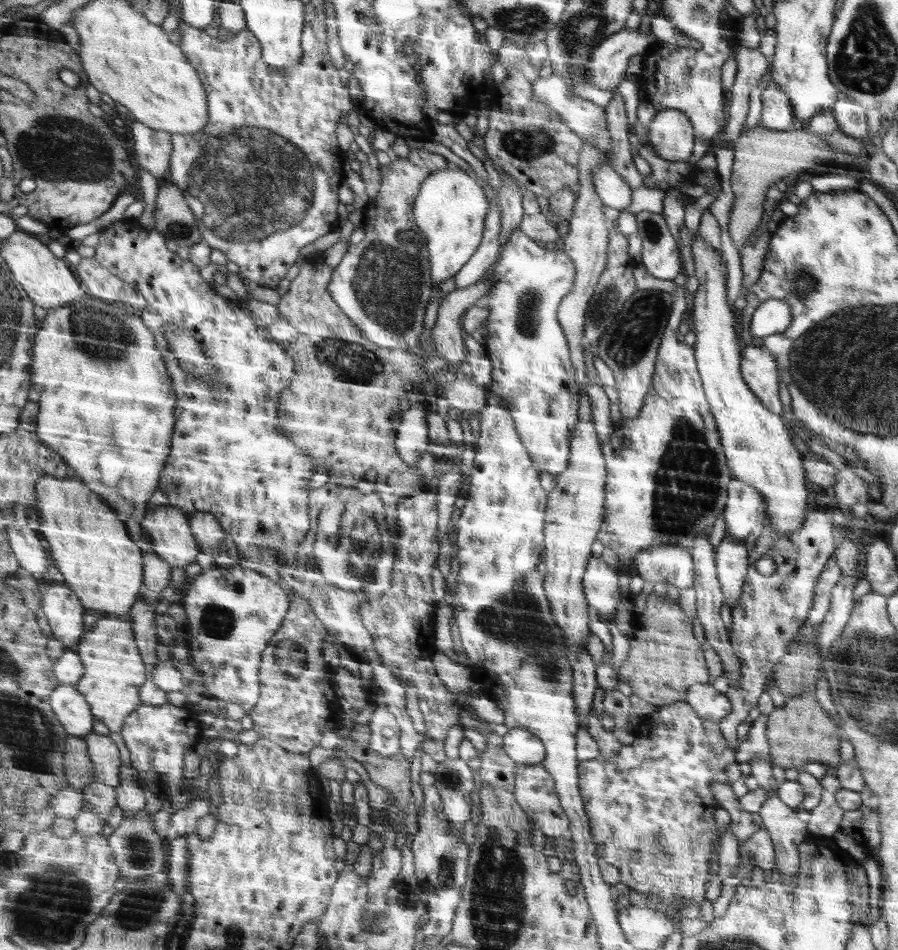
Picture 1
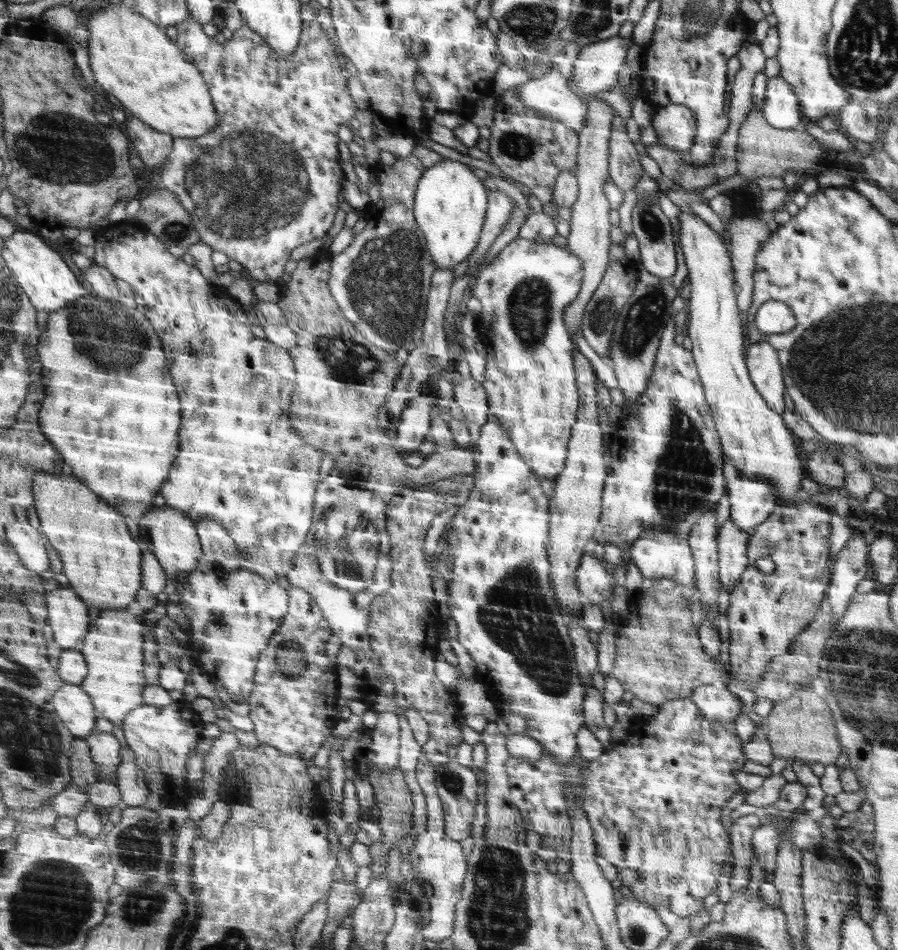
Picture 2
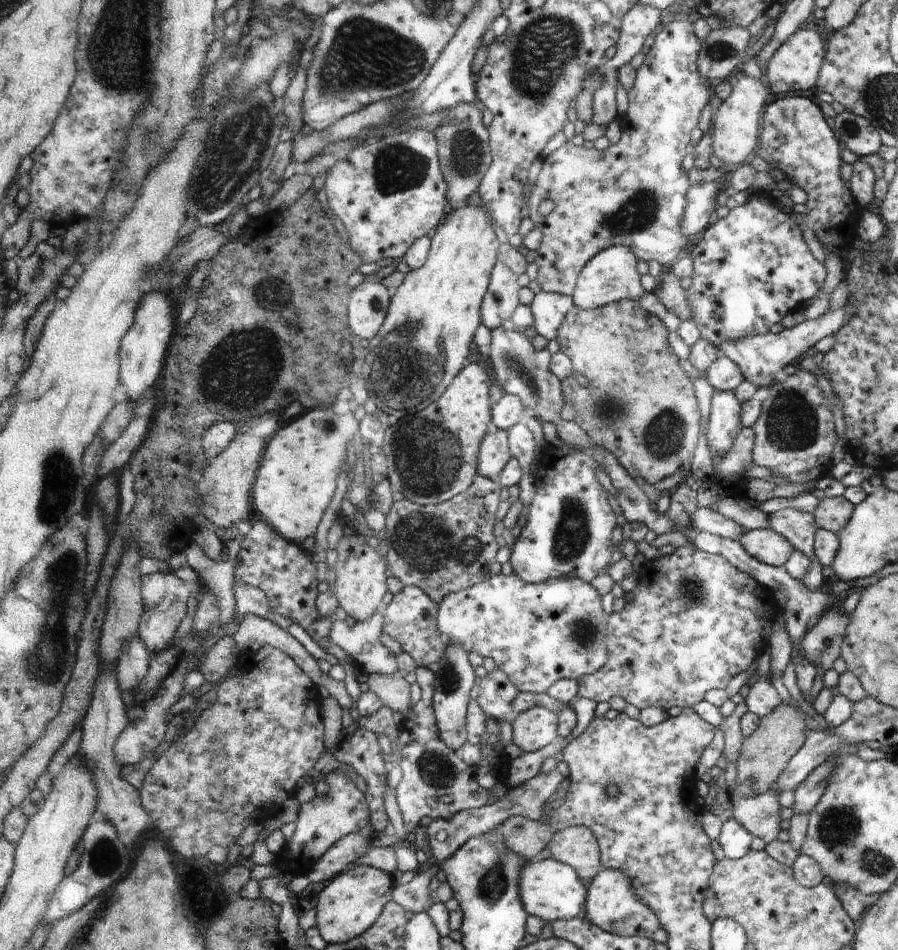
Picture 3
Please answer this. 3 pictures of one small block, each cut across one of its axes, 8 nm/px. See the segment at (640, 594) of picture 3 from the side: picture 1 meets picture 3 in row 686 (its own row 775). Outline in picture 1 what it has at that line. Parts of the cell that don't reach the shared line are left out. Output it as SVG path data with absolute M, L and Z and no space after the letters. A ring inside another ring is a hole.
M685 700L657 708L651 720L653 730L649 730L649 736L635 738L617 756L597 756L589 762L579 762L579 792L591 824L593 844L597 846L595 858L615 866L621 872L621 884L629 890L655 894L669 910L679 912L703 900L705 882L711 878L707 874L709 850L717 836L713 830L713 812L707 812L711 802L709 788L713 784L731 784L723 774L723 766L733 762L733 752L729 750L733 746L723 738L717 724L697 716Z

